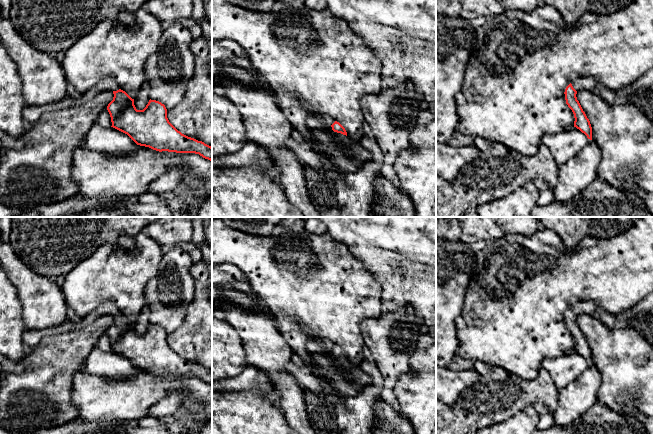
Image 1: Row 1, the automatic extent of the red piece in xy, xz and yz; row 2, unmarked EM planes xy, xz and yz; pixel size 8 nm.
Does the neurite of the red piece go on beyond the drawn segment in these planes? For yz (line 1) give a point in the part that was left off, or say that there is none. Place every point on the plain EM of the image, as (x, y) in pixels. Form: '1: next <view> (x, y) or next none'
1: next yz (589, 308)

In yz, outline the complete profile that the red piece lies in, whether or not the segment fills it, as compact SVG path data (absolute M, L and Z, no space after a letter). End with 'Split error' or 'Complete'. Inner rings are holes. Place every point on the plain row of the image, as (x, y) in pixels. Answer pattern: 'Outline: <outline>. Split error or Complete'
Outline: M592 301L573 303L566 311L564 316L565 324L566 328L574 338L574 351L584 357L588 363L592 364L592 351L589 343L577 324L576 318L578 315L592 316L609 328L614 328L619 325L618 317L608 313L606 310L602 309Z. Split error

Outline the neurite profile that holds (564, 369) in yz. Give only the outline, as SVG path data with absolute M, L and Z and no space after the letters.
M576 351L555 358L545 358L541 363L541 368L550 374L558 389L570 385L589 366L590 363Z

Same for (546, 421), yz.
M547 413L539 416L537 429L548 429L553 425L555 425L554 414Z

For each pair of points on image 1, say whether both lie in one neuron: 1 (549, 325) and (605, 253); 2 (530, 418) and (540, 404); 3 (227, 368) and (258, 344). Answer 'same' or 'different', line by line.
1: same
2: different
3: different

